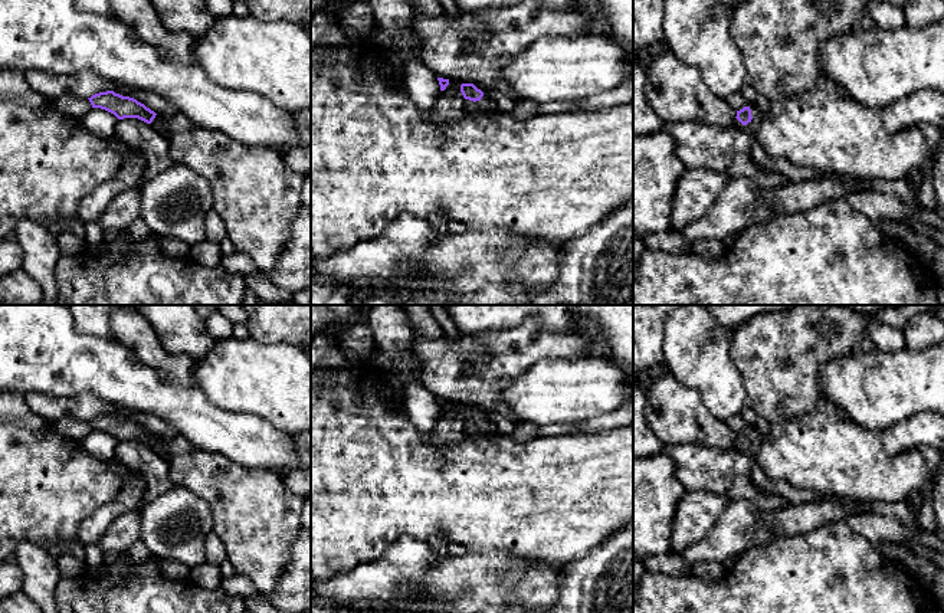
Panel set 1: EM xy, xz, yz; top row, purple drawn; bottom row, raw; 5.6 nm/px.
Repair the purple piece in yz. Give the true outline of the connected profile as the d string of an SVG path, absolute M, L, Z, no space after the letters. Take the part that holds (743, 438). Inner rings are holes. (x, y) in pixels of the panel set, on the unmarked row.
M750 427L737 433L734 448L747 455L751 462L757 462L763 440L764 437L754 427Z

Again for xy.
M114 413L99 414L88 420L92 430L101 430L114 436L118 442L124 440L138 440L153 450L155 450L161 458L167 458L168 449L163 443L163 439L147 430L144 426L134 420L122 419Z

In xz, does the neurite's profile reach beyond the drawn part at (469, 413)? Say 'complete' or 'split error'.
split error

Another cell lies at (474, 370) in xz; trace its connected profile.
M527 318L514 328L462 334L459 340L425 338L413 332L409 353L420 370L420 381L437 400L463 406L498 410L515 424L519 417L505 403L502 393L514 378L534 364L545 360L570 360L591 357L594 340L581 331L557 332L545 328L540 319Z

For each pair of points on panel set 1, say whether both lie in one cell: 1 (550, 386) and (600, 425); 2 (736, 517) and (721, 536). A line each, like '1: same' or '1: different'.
1: different
2: same

